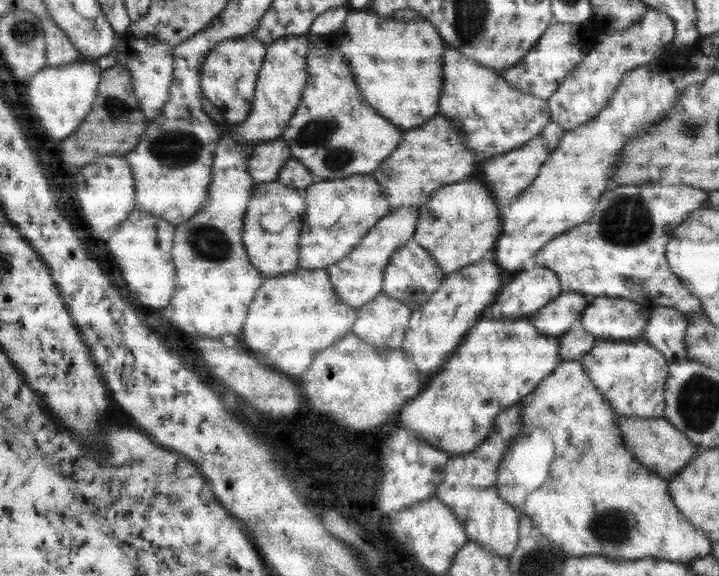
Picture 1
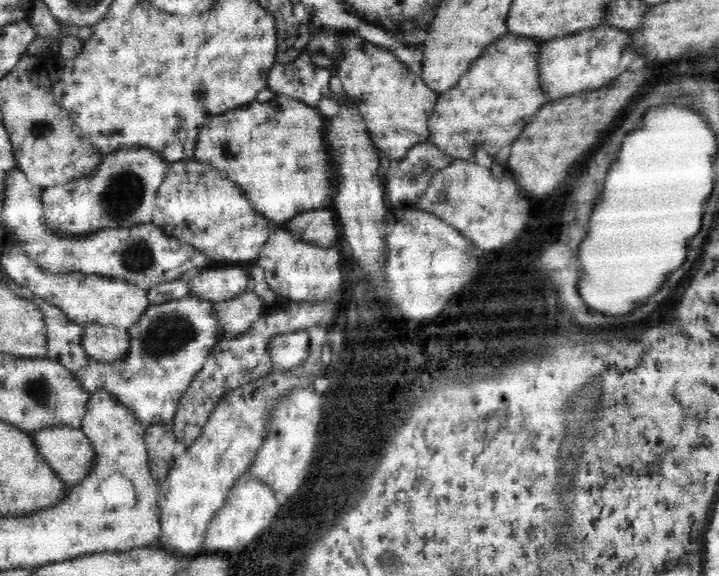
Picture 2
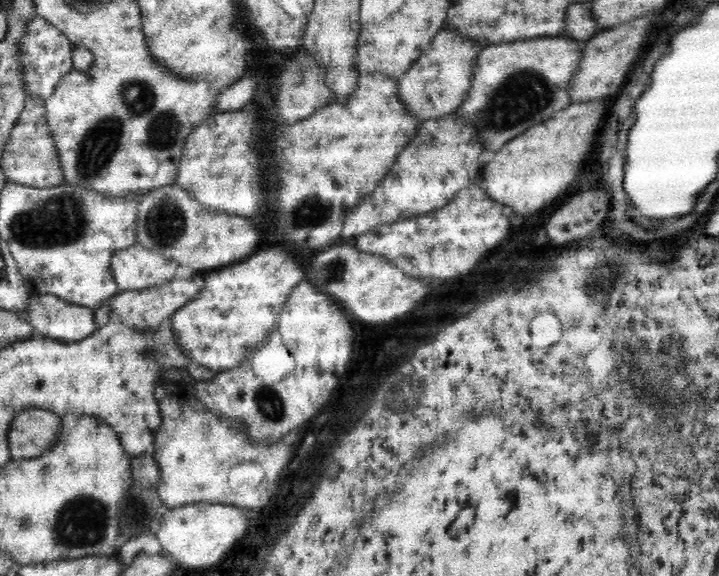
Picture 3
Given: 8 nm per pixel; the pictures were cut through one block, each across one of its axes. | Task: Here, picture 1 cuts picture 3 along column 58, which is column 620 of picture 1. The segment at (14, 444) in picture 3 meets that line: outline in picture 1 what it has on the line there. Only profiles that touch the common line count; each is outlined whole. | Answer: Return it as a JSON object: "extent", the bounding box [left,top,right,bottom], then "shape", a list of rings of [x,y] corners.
{"extent":[616,415,697,481],"shape":[[[616,415],[616,425],[623,446],[633,458],[666,481],[673,478],[696,454],[697,447],[663,417],[637,418]]]}

